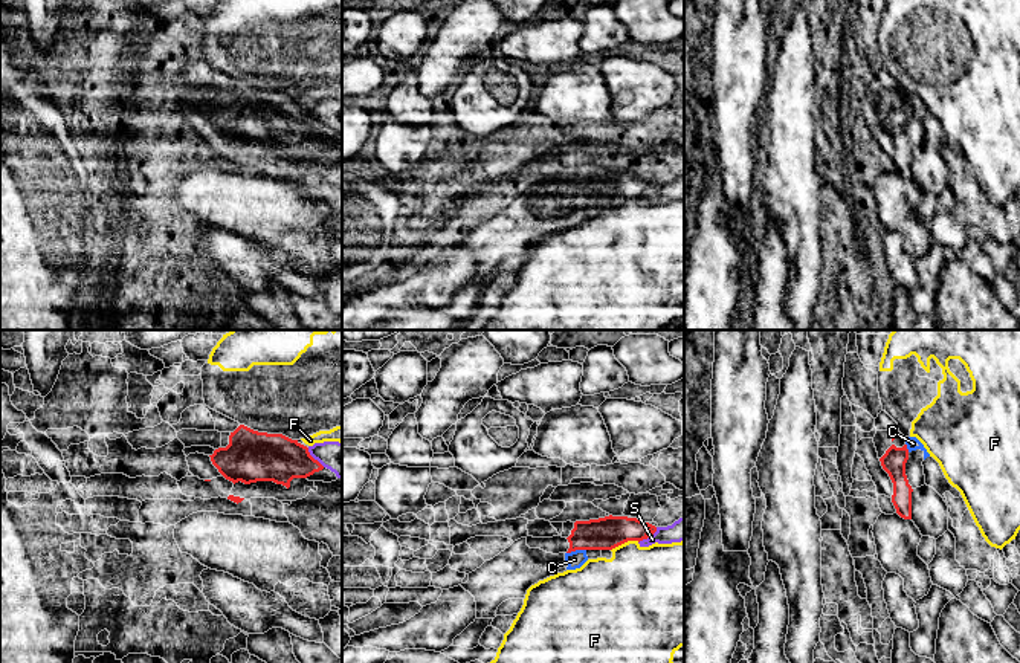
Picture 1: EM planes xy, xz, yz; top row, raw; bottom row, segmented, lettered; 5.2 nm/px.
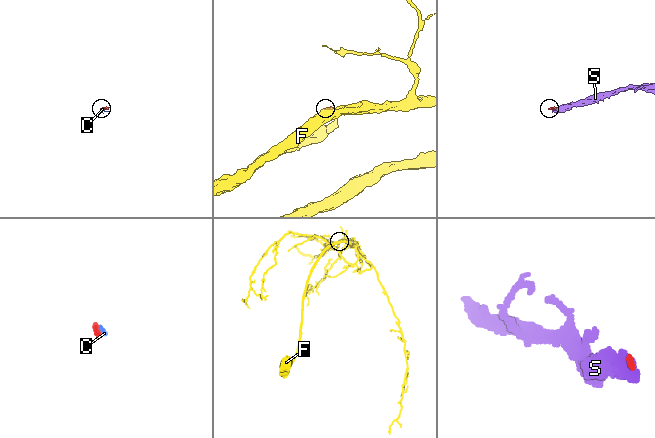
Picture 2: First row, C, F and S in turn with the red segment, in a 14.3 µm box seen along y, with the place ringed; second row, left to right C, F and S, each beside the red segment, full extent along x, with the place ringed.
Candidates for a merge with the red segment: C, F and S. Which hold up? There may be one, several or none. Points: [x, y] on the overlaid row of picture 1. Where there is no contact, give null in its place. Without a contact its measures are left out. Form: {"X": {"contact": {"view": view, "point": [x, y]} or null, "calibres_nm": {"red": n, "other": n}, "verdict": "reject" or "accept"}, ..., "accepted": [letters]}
{"C": {"contact": {"view": "xz", "point": [576, 549]}, "calibres_nm": {"red": 180, "other": 90}, "verdict": "reject"}, "F": {"contact": {"view": "xz", "point": [625, 541]}, "calibres_nm": {"red": 180, "other": 420}, "verdict": "reject"}, "S": {"contact": {"view": "xy", "point": [313, 459]}, "calibres_nm": {"red": 260, "other": 160}, "verdict": "reject"}, "accepted": []}

